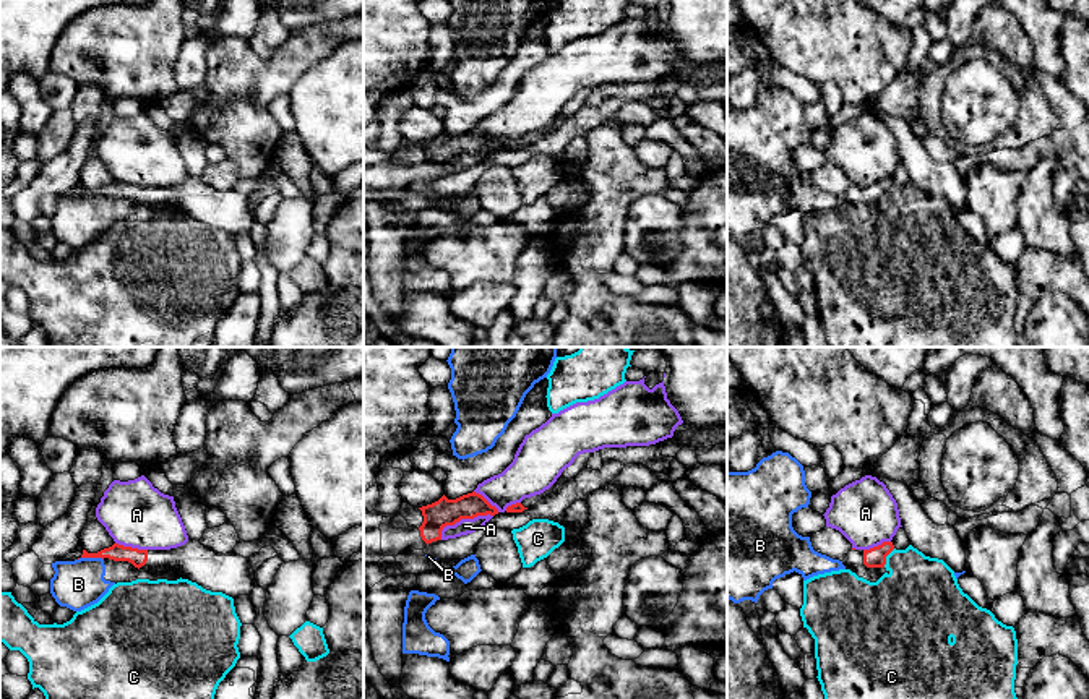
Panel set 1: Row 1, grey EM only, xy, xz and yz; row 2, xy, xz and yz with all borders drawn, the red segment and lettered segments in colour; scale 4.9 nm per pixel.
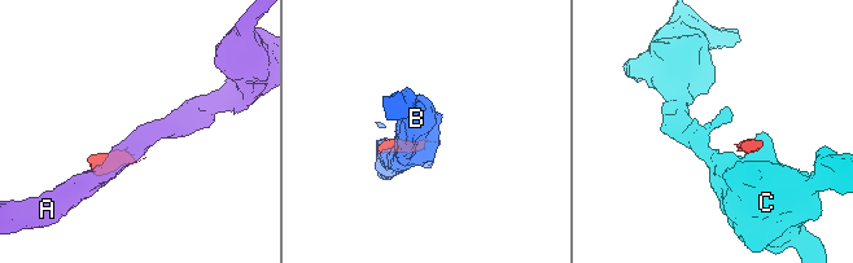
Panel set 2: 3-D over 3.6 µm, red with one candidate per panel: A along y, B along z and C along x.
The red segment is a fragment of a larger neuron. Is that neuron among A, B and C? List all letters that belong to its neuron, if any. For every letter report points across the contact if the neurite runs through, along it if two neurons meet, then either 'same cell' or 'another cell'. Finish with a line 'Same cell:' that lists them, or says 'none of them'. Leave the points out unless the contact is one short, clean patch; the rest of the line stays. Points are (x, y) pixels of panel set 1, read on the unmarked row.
A: another cell
B: border xy (103, 195), (78, 197); another cell
C: border yz (895, 185), (886, 193), (883, 203); another cell
Same cell: none of them

